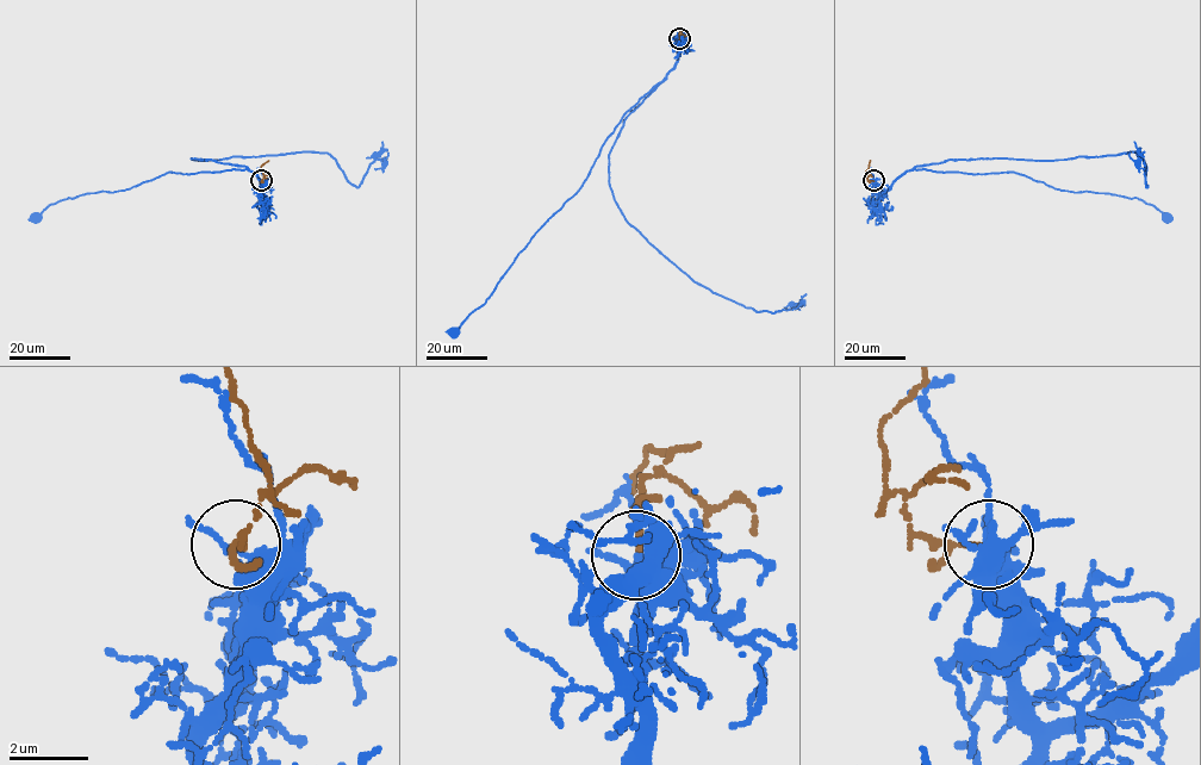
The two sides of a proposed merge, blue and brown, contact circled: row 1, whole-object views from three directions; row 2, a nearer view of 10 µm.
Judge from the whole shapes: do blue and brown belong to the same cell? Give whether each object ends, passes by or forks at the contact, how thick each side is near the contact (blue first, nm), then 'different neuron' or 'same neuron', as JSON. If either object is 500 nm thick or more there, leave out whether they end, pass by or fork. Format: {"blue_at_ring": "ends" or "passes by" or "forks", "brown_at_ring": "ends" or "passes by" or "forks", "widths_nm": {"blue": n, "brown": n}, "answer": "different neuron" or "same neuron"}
{"blue_at_ring": "passes by", "brown_at_ring": "ends", "widths_nm": {"blue": 320, "brown": 140}, "answer": "different neuron"}

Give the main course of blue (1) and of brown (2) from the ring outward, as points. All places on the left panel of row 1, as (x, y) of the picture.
1: (261, 181), (261, 192), (260, 180), (247, 169), (168, 172), (128, 190), (67, 198), (35, 216)
2: (261, 181), (261, 167), (268, 160)

